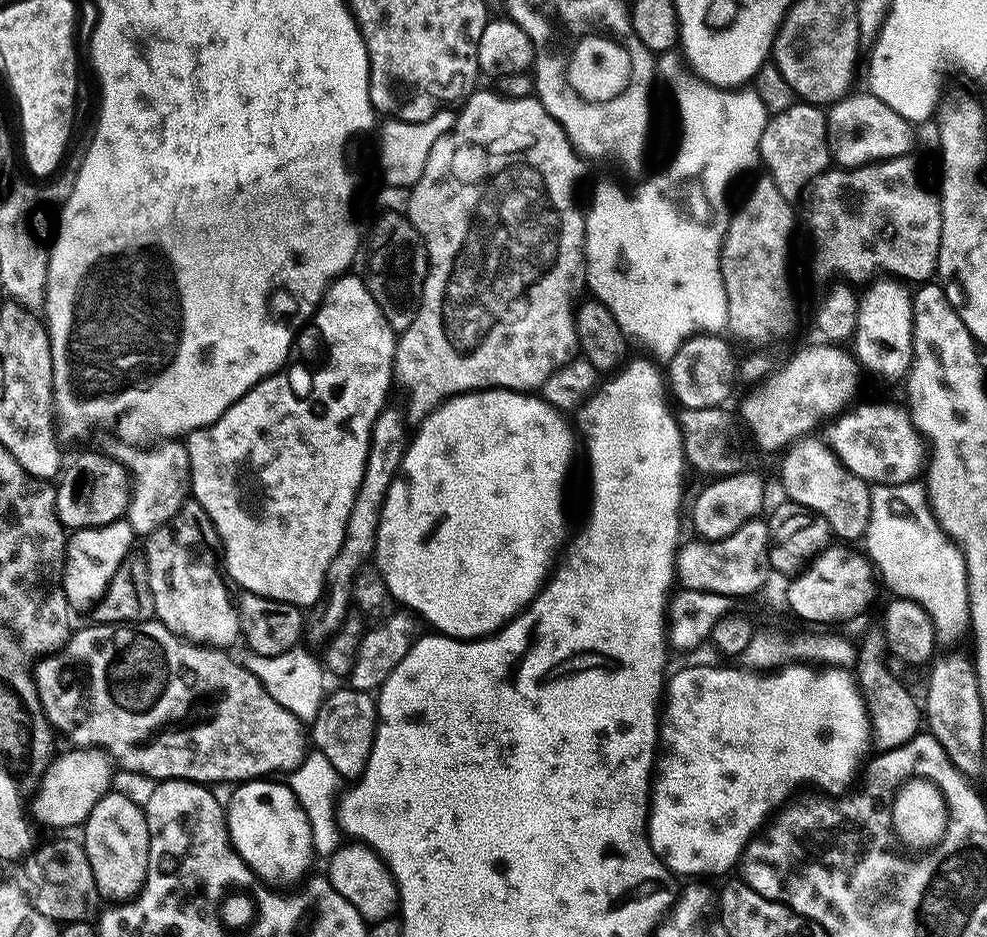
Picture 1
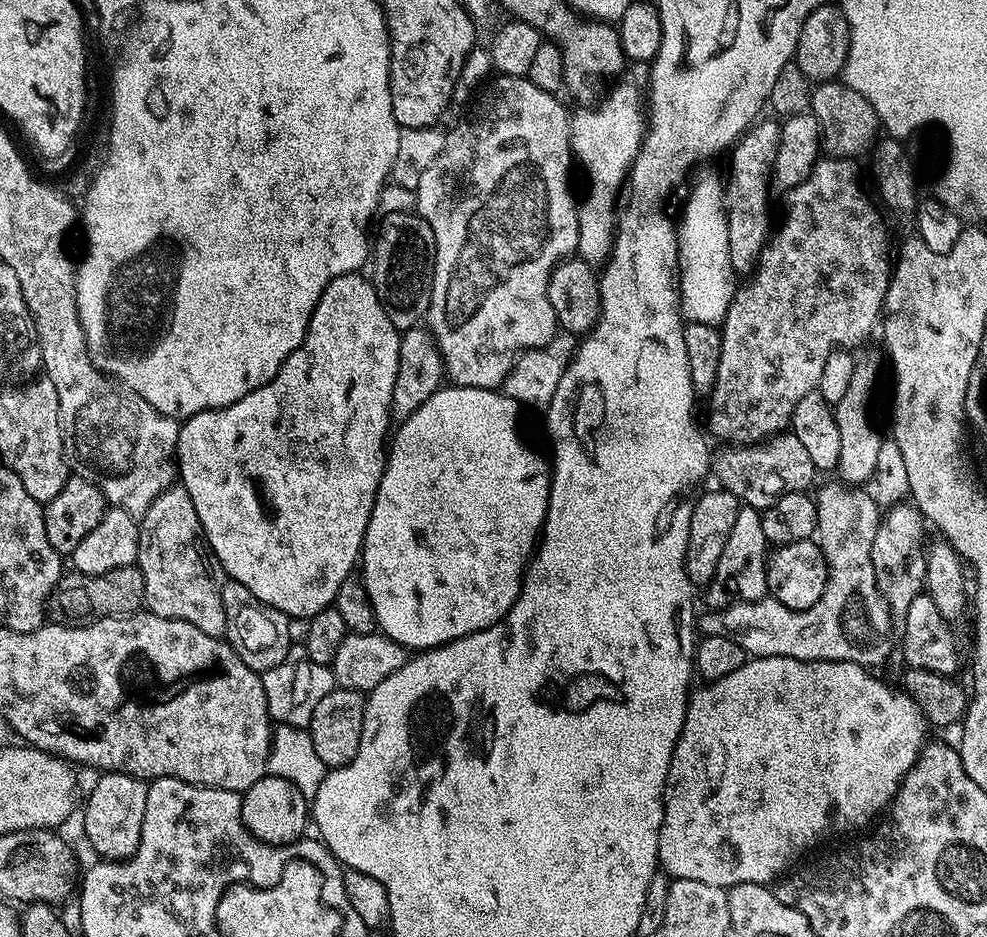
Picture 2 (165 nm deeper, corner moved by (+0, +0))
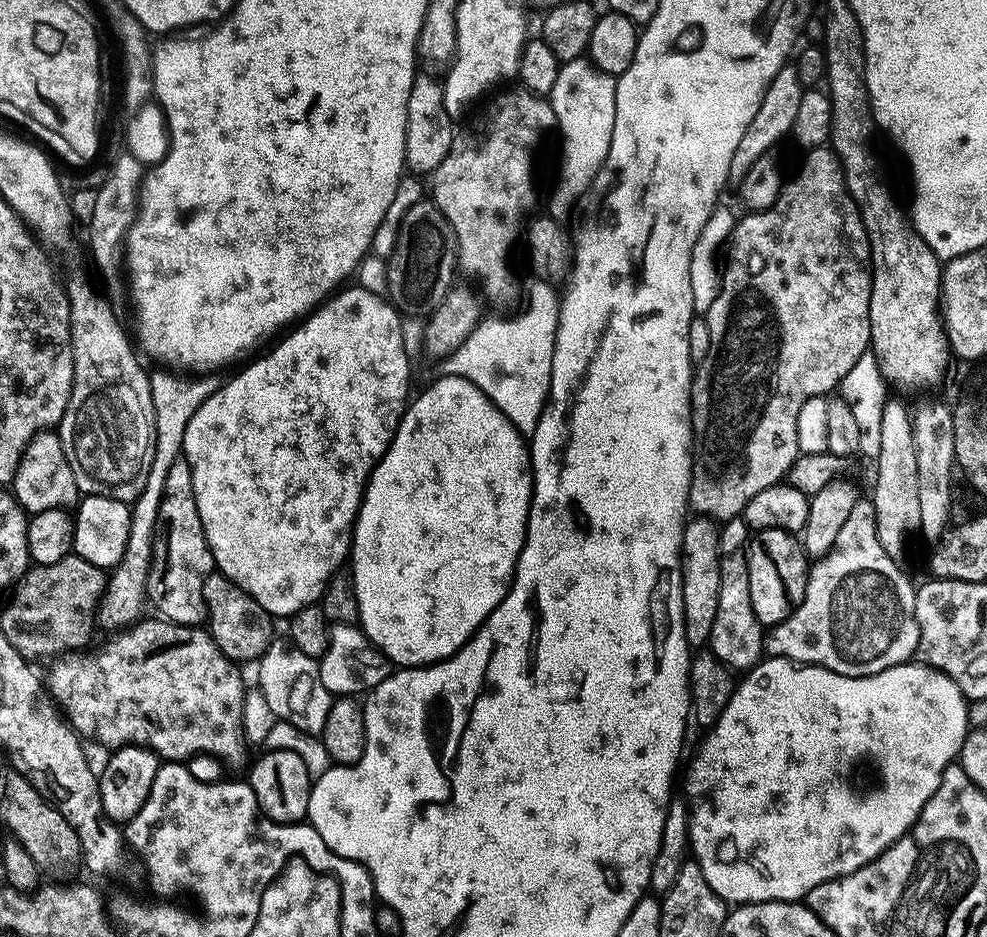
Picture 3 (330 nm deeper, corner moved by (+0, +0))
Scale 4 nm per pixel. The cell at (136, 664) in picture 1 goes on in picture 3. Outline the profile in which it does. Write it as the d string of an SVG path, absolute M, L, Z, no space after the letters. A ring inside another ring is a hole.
M140 618L131 626L117 631L113 640L108 640L101 646L97 652L88 652L89 650L73 650L67 654L61 655L55 661L56 665L52 668L52 673L46 676L46 688L52 691L55 707L62 713L64 720L76 731L76 735L81 738L93 736L102 747L107 750L117 748L126 748L135 746L137 748L150 748L161 761L164 762L188 762L191 756L196 756L199 752L205 752L208 756L217 756L220 760L225 760L228 764L240 764L248 756L250 743L244 736L243 728L243 704L246 691L246 683L240 677L237 661L231 660L214 642L211 632L200 626L189 626L186 624L172 624L163 618L156 620L144 620Z

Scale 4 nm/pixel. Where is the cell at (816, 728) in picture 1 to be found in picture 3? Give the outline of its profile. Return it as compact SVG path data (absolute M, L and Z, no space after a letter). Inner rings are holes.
M773 656L761 659L745 676L748 677L735 685L725 709L715 724L707 729L708 737L701 742L696 757L688 764L683 795L688 809L690 852L695 863L700 865L710 890L729 905L761 904L771 900L800 902L810 890L814 890L814 886L827 880L838 880L866 866L912 829L912 823L920 816L926 802L930 802L934 790L938 790L944 767L953 763L964 747L970 731L969 701L946 673L929 668L923 662L899 664L873 676L843 676L834 670L819 668L817 664L798 664L795 660Z

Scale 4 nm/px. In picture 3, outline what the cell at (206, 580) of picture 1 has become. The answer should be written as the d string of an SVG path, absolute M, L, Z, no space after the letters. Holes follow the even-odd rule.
M181 458L170 466L170 474L166 474L164 497L158 506L156 519L156 537L152 540L152 561L148 571L147 599L157 608L159 615L172 624L200 626L205 623L208 607L204 601L206 578L216 568L210 546L206 542L206 534L202 530L202 518L198 518L198 506L194 502L194 482L190 474L187 460Z

